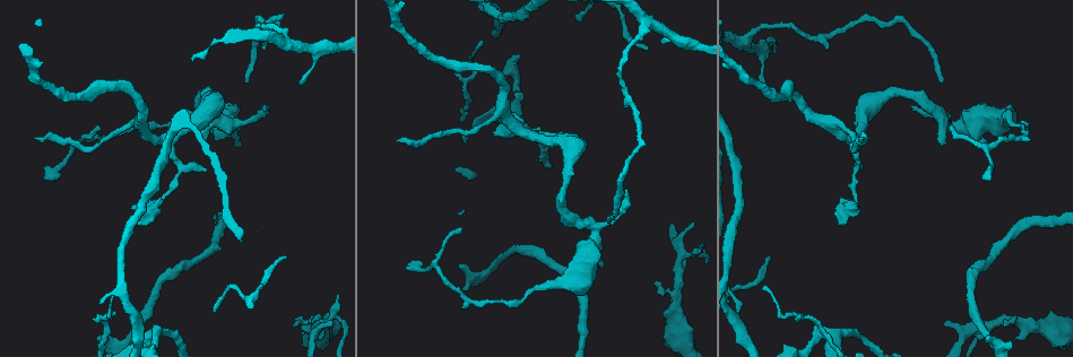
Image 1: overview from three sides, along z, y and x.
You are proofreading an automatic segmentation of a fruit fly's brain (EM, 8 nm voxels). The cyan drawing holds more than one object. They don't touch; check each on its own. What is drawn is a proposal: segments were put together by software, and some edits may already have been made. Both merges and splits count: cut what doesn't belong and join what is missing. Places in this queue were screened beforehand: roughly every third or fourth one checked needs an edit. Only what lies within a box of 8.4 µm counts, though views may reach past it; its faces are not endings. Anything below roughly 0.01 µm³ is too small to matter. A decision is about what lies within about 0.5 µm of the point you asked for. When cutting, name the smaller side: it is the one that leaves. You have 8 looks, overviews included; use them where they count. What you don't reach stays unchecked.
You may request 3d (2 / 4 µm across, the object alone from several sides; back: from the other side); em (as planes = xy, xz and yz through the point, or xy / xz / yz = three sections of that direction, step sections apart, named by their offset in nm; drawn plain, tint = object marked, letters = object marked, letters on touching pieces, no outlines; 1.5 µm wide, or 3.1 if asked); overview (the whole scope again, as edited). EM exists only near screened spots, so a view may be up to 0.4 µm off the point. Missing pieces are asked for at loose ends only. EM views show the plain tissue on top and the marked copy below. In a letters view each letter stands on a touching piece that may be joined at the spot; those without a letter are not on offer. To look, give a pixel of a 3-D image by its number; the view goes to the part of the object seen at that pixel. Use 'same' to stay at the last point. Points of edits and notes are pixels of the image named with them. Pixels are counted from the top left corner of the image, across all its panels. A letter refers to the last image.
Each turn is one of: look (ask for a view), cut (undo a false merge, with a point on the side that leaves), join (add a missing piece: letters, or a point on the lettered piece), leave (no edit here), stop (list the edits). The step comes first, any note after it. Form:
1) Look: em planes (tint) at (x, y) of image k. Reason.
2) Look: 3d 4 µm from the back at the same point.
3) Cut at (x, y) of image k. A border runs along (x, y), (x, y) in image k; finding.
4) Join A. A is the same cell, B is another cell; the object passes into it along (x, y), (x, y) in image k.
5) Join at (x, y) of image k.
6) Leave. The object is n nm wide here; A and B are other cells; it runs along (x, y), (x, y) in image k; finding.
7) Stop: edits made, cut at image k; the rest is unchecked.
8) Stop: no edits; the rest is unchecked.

Look: em planes (tint) at (159, 126) of image 1. Thick turns thin.

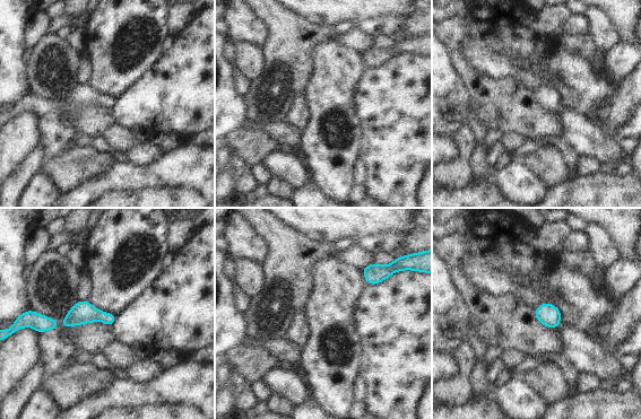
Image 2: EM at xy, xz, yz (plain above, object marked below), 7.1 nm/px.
Look: em planes (letters) at the same point.

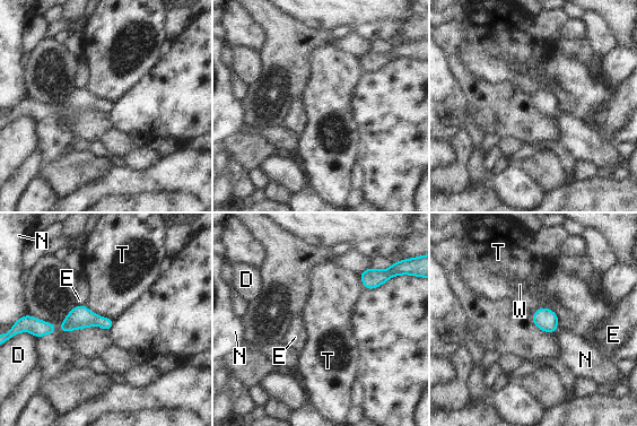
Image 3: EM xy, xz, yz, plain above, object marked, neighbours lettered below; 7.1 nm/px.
Leave. D, E, N, T and W are other cells; all the same neuron.

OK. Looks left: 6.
Look: em planes (letters) at (247, 120) of image 1. Sudden change in width.

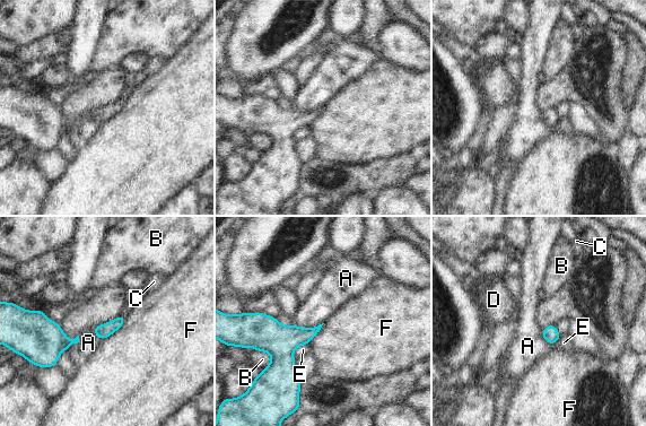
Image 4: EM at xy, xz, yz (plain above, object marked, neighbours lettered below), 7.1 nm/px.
Leave. The object is 80 nm wide here; the longest contact is with F, 240 nm; A, B, C, D, E and F are other cells; one neuron here.

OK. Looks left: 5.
Look: em xz step 4 (letters) at (989, 180) of image 1. Thin end.

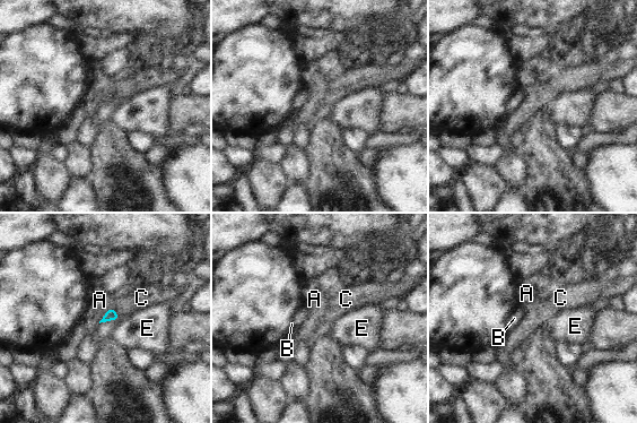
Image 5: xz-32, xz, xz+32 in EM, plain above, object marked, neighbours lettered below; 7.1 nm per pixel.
Leave. A, B, C and E are other cells; no lettered piece goes on from it.

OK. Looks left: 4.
Look: 3d 2 µm at (855, 209) of image 1. Free end.

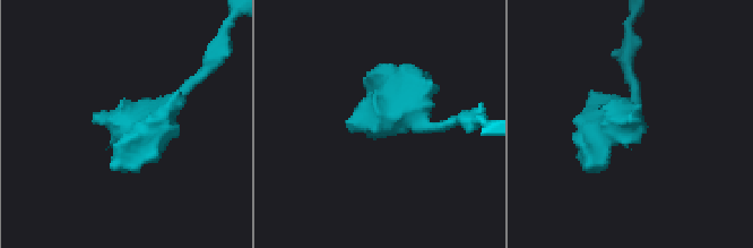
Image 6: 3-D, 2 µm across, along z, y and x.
Look: em planes (letters) at (93, 118) of image 6.

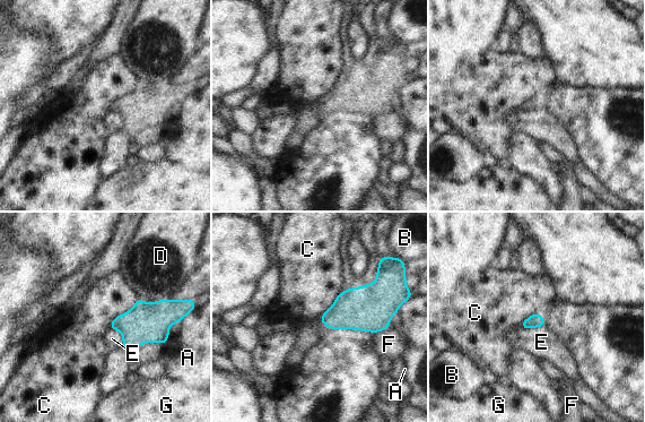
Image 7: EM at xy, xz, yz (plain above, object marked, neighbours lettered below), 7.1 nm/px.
Leave. A, B, C, D, E, F and G are other cells; a border runs along (137, 298), (109, 327) in image 7; none of them fits.

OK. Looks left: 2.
Stop: no edits; the rest is unchecked.

